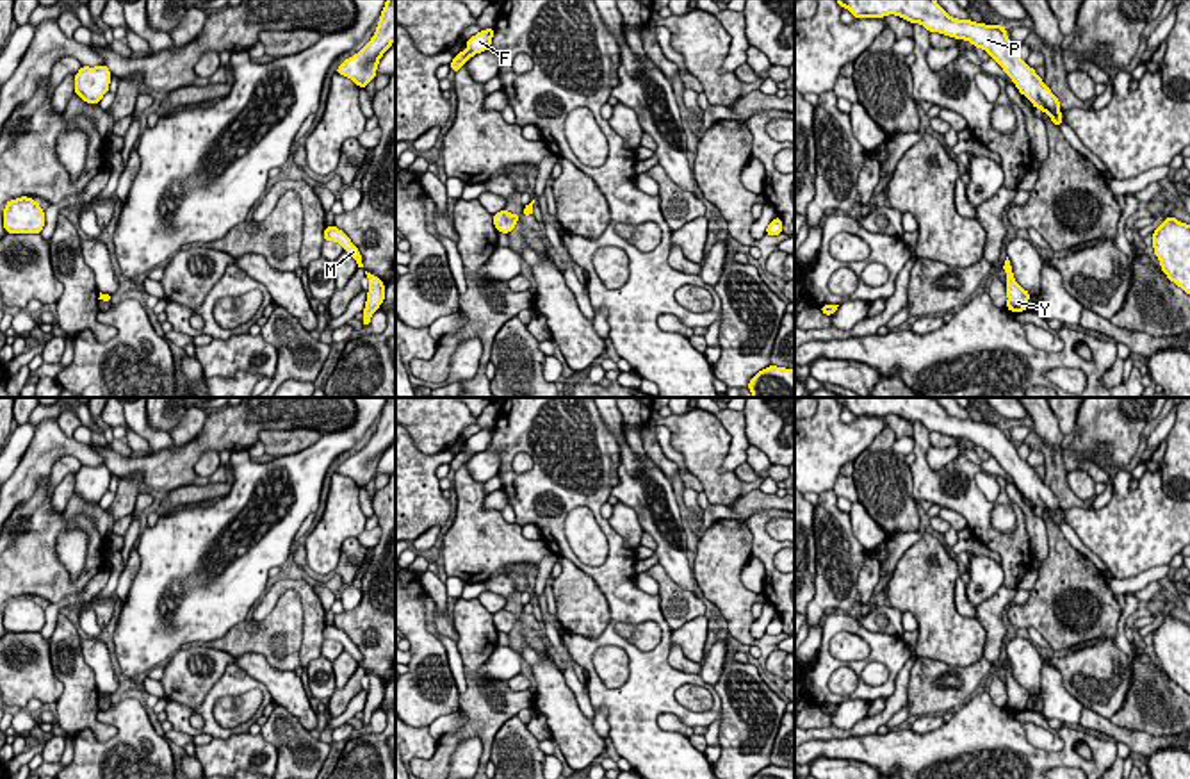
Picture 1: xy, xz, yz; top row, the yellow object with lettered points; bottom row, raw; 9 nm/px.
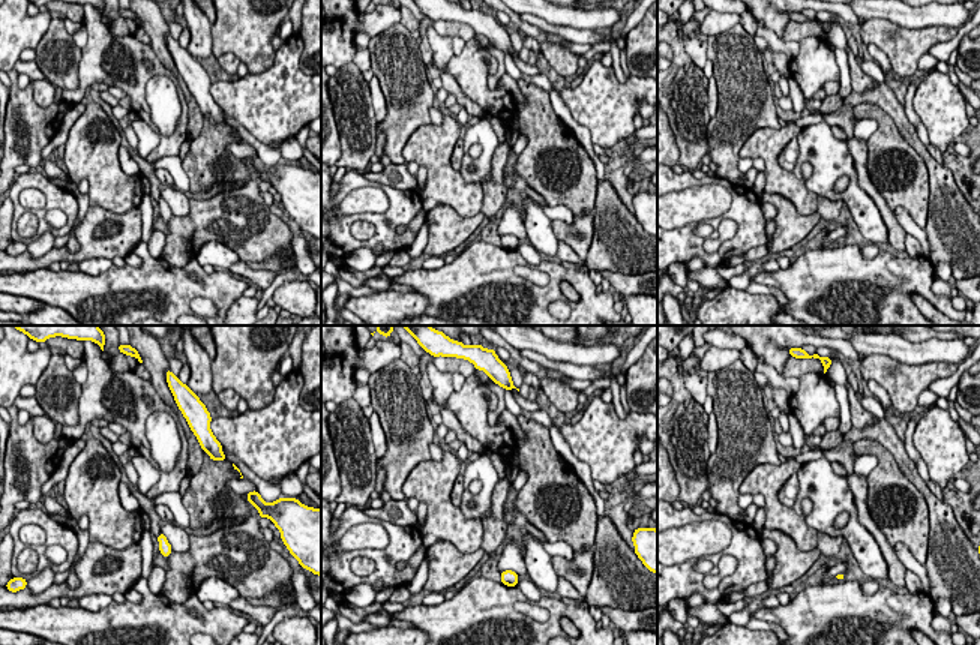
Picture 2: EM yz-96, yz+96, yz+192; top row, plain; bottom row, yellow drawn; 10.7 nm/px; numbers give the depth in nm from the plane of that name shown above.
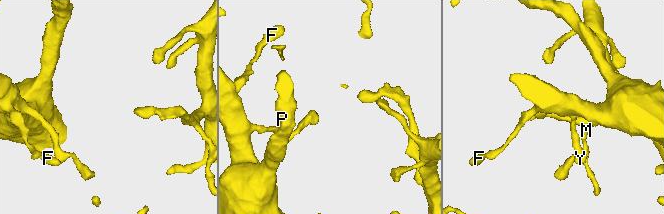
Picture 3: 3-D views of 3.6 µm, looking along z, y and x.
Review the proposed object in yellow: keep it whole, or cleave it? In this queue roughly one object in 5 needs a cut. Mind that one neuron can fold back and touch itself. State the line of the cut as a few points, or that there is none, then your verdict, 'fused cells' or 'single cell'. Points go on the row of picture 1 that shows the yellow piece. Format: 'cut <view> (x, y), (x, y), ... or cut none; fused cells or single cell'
cut none; single cell

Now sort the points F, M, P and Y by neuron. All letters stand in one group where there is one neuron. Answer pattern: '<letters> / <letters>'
F M P Y

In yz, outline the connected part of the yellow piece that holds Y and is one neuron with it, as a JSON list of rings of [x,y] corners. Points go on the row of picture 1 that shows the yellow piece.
[[[1007,257],[1003,269],[1007,273],[1007,308],[1010,312],[1024,312],[1028,308],[1028,299],[1030,299],[1030,292],[1024,291],[1015,280],[1014,280],[1014,273],[1012,273],[1012,266],[1010,260]]]

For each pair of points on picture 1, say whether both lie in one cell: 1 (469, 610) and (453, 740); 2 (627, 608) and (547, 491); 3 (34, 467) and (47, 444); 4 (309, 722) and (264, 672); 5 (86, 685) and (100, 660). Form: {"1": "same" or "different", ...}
{"1": "same", "2": "same", "3": "same", "4": "same", "5": "different"}

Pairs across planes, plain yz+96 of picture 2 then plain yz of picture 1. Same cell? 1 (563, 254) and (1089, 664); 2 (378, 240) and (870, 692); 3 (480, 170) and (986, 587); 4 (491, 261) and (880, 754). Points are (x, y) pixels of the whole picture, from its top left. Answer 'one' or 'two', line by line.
1: two
2: one
3: one
4: one

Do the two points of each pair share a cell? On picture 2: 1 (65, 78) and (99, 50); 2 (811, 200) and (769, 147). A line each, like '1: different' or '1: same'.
1: different
2: same

